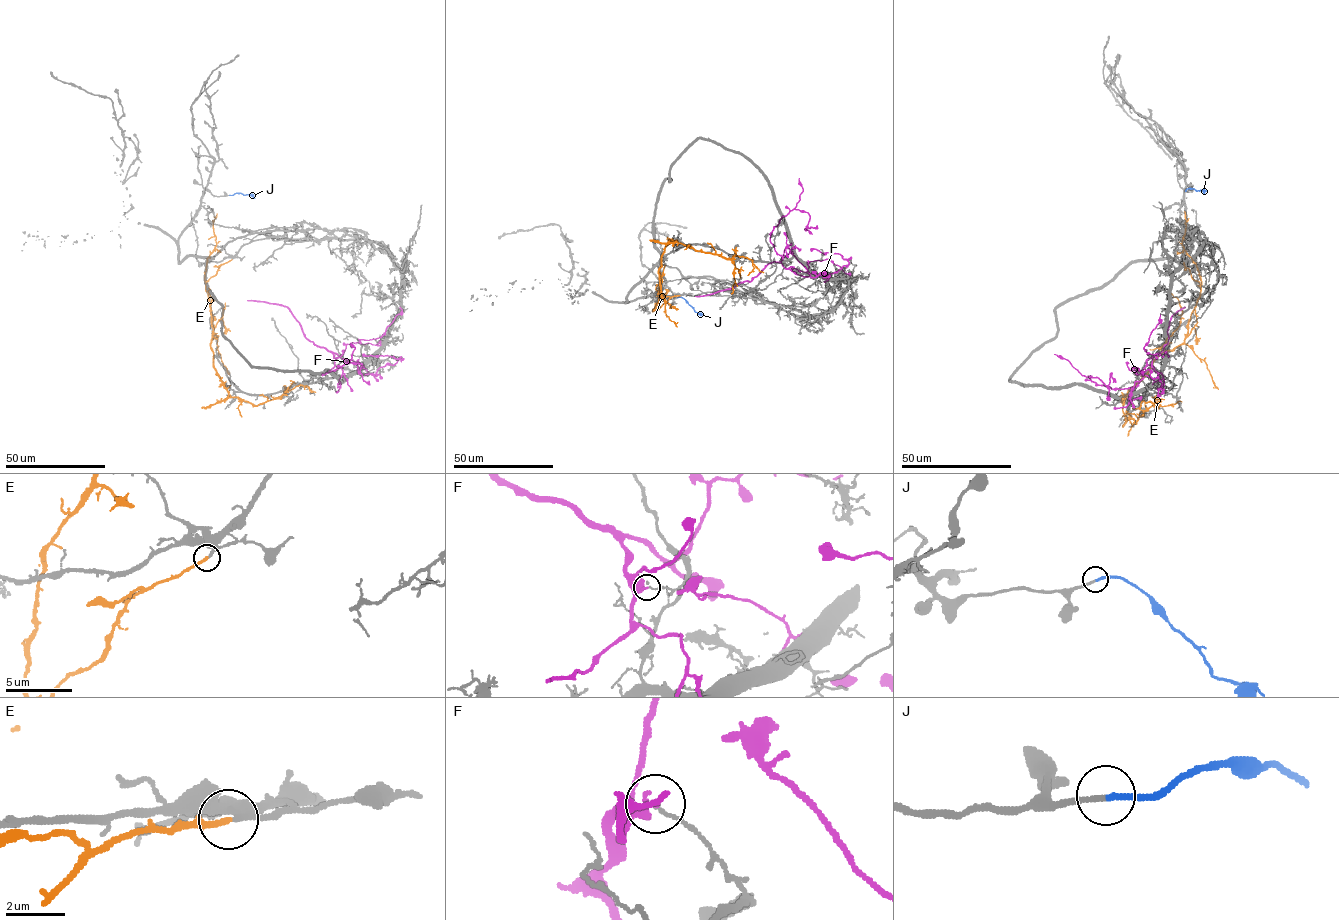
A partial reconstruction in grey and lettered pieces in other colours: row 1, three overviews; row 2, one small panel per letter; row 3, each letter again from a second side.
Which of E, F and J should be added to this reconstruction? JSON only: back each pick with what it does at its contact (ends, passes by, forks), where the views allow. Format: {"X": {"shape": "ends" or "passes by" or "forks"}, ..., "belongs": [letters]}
{"J": {"shape": "ends"}, "belongs": ["J"]}

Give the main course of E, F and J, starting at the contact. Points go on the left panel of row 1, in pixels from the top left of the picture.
E: (232, 260), (205, 284), (212, 314), (213, 365), (228, 396), (257, 405), (301, 385), (315, 392)
F: (336, 360), (333, 353), (362, 364), (374, 374), (380, 367), (393, 365), (401, 357), (362, 354)
J: (229, 195), (251, 194), (255, 198)

